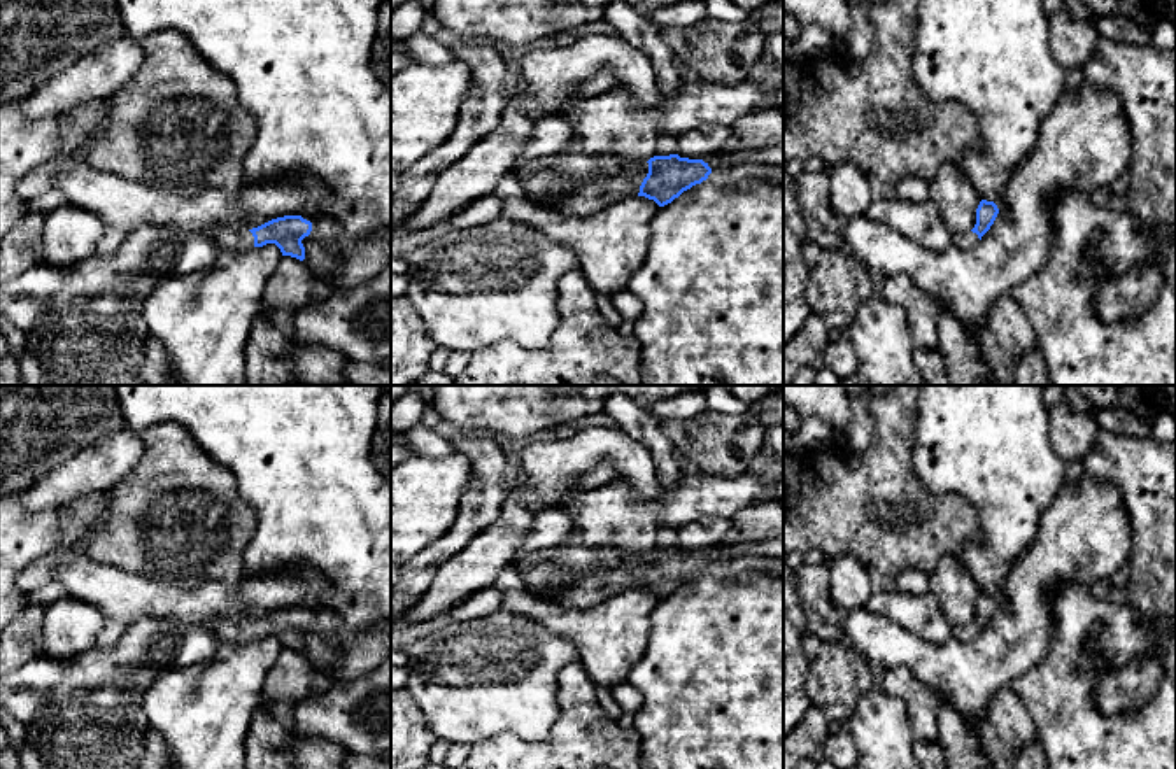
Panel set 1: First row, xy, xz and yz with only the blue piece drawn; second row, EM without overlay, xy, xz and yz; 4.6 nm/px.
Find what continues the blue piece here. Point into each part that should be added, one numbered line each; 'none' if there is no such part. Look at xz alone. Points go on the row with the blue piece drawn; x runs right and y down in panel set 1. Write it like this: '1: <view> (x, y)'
1: xz (724, 176)
2: xz (591, 198)

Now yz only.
1: yz (964, 240)

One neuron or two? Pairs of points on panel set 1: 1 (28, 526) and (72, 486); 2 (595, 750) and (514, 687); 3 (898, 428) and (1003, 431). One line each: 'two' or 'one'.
1: two
2: two
3: two

